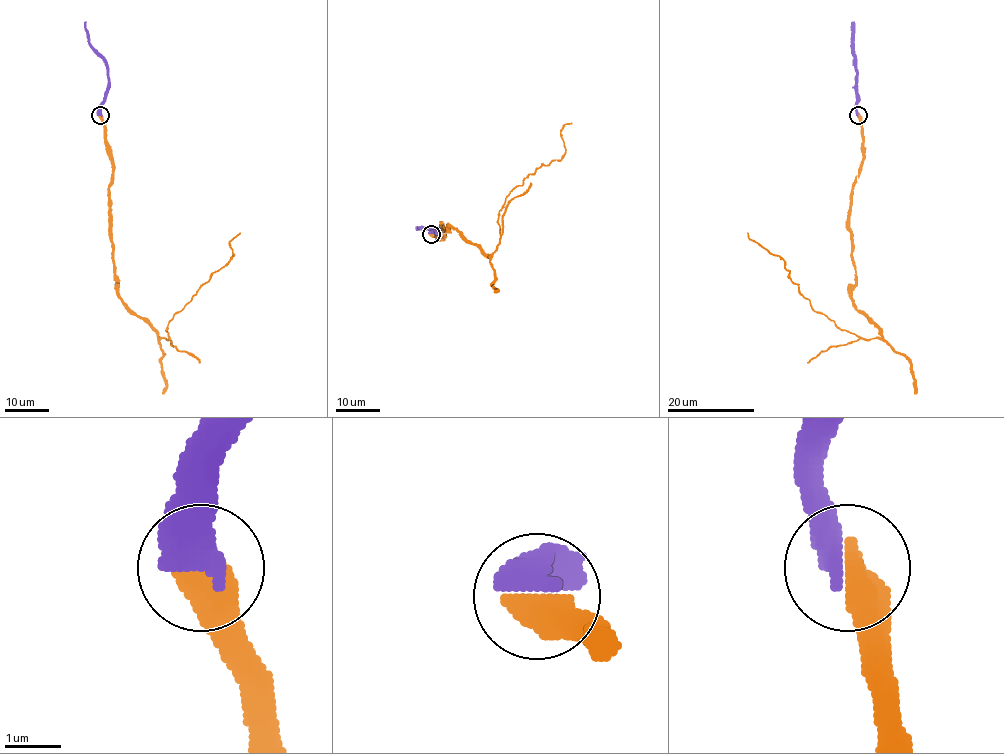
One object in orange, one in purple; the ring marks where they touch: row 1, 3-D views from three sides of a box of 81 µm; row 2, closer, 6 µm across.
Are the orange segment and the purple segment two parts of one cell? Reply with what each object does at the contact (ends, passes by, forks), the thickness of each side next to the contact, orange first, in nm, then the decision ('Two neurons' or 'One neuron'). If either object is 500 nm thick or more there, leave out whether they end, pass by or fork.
Thickness 700 nm (orange) against 600 nm. One neuron

